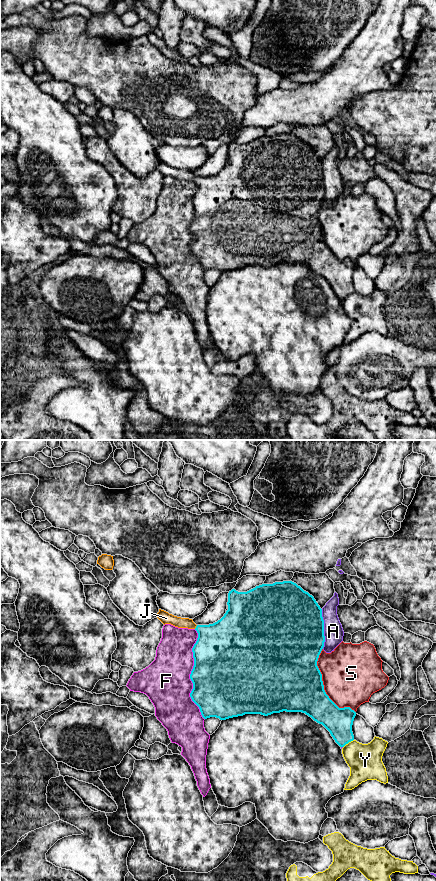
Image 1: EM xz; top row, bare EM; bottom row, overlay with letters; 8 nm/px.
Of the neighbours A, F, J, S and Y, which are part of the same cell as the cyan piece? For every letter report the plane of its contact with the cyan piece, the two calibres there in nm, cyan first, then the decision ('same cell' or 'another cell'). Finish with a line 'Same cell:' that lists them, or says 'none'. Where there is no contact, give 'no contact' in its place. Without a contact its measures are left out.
A: xz | 500/160 nm | another cell
F: xz | 480/380 nm | another cell
J: xz | 400/90 nm | another cell
S: xz | 460/460 nm | another cell
Y: xz | 220/280 nm | another cell
Same cell: none

